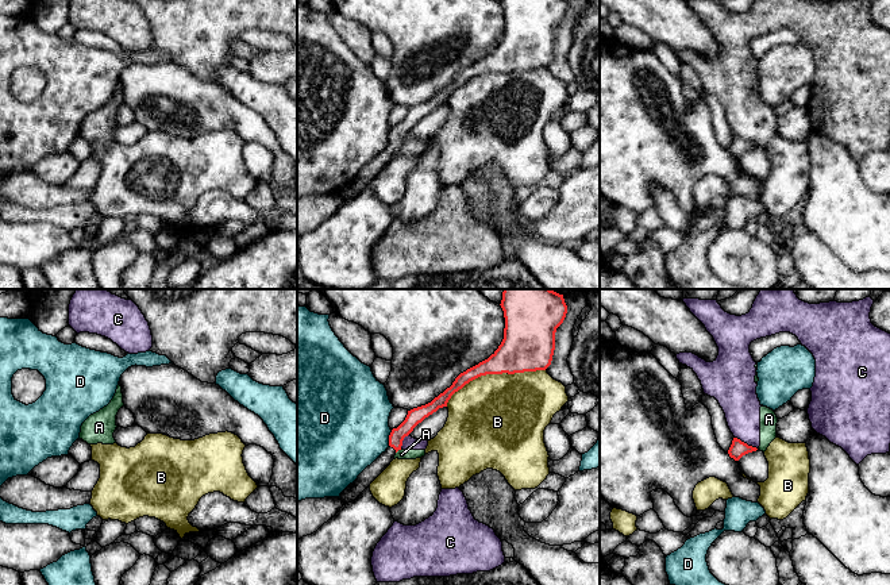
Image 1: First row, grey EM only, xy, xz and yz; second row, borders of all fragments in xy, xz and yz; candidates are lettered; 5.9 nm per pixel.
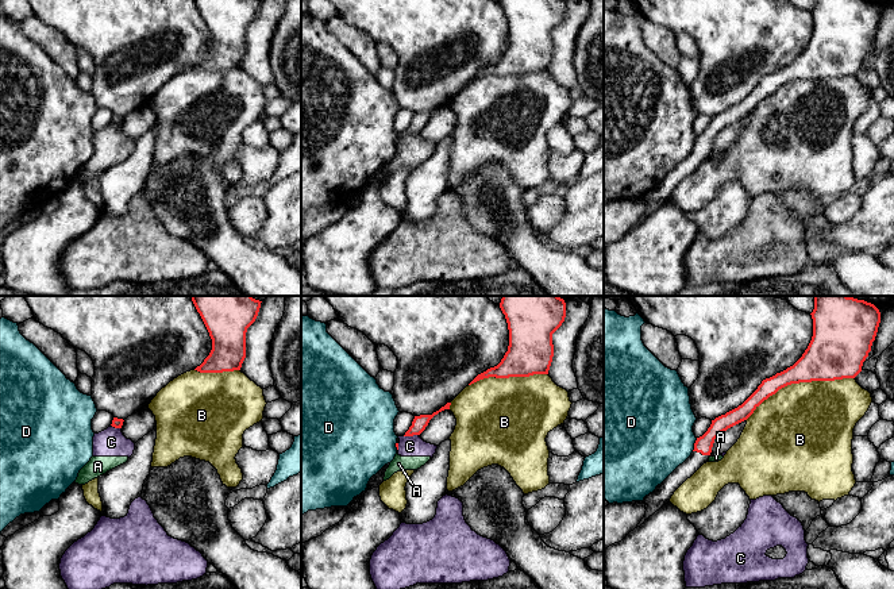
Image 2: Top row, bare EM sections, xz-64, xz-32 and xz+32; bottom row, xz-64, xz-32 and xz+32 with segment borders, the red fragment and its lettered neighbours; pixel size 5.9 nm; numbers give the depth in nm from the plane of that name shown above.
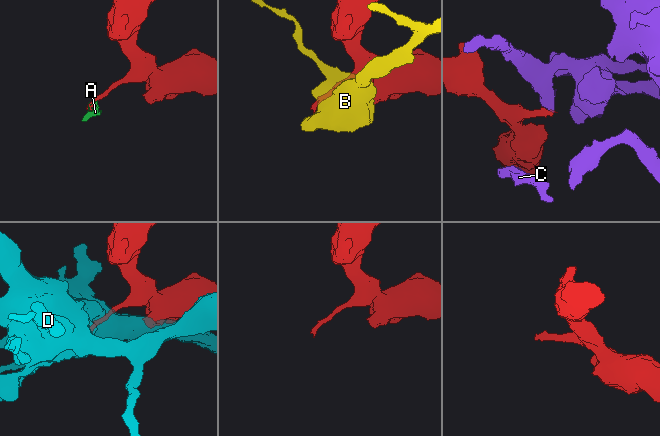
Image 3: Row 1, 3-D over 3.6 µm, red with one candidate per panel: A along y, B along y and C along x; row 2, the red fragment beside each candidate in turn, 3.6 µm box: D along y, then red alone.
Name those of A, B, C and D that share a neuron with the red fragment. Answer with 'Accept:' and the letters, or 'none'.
Accept: none

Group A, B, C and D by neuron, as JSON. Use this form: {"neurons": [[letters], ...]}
{"neurons": [["A", "C"], ["B"], ["D"]]}

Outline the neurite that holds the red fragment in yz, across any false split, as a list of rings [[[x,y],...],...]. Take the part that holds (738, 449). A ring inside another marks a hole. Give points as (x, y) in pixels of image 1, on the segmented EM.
[[[733,438],[732,444],[728,450],[728,454],[735,461],[739,461],[743,455],[756,451],[756,447],[748,446],[747,443],[741,442],[737,438]]]

